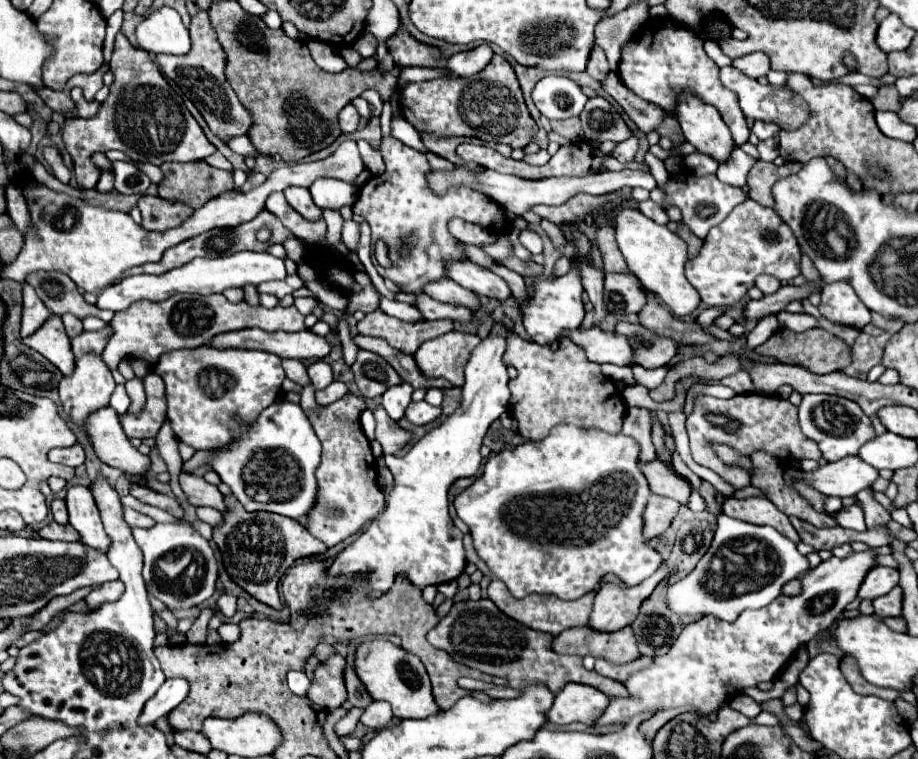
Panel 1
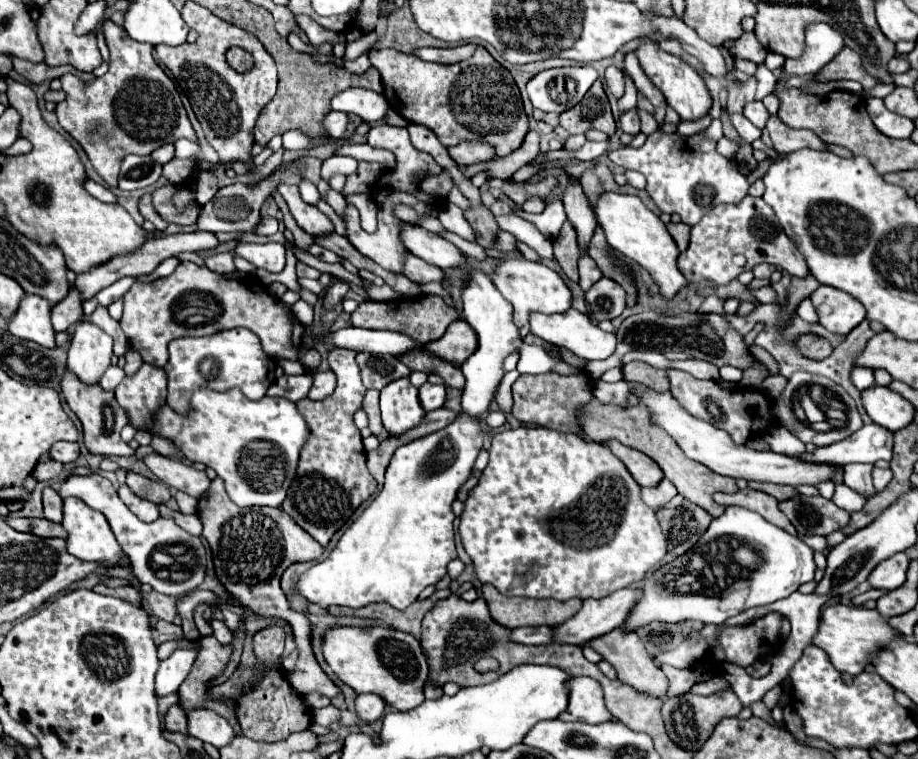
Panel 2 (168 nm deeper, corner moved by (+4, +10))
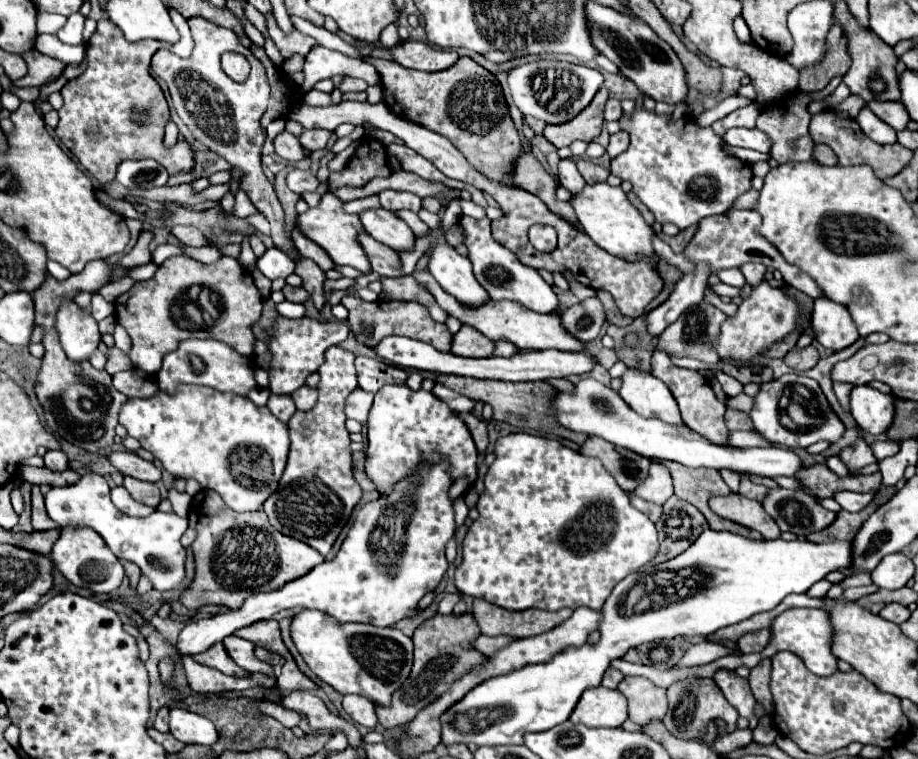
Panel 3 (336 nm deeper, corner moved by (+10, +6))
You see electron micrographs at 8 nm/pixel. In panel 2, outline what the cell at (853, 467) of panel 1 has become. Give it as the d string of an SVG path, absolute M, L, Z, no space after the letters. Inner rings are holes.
M647 387L639 399L651 415L651 423L667 431L677 445L683 449L683 453L709 467L711 471L719 475L727 475L733 479L745 479L745 481L761 481L761 483L779 483L779 485L815 485L817 481L827 481L833 477L833 471L837 467L831 465L815 465L805 461L795 461L787 455L779 455L773 451L755 451L745 445L735 445L727 433L709 421L697 419L691 413L687 413L683 407L679 407L679 401L671 395L671 391L655 391Z

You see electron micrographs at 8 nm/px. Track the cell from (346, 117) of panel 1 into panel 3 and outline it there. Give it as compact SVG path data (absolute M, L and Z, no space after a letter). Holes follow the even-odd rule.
M307 129L307 131L303 131L299 141L301 141L303 147L307 147L311 151L317 151L317 149L323 149L327 145L331 135L333 133L327 131L327 129Z

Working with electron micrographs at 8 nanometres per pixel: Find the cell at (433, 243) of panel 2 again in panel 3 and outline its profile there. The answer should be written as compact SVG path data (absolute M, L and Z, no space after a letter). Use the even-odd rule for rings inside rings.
M385 209L363 211L361 221L365 225L365 231L373 239L381 241L383 245L395 249L397 253L413 251L415 233L411 231L411 227L403 219L395 217L391 211L385 211Z

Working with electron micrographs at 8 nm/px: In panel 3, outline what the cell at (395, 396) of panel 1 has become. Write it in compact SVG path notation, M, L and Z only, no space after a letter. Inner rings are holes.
M385 385L375 393L367 421L369 447L365 451L365 471L375 481L379 493L389 493L395 481L407 477L421 461L439 461L441 455L451 459L451 477L467 475L471 483L477 477L477 447L467 425L443 401L429 391L411 391L405 385Z

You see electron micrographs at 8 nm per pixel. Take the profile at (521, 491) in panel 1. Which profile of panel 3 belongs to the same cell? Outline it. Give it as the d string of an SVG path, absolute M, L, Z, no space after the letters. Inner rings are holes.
M519 431L519 433L511 433L511 435L497 439L495 461L485 473L485 489L477 501L477 511L479 511L479 517L471 523L471 527L463 539L463 563L455 571L455 585L465 595L483 597L483 599L487 599L503 609L511 609L511 611L523 611L523 609L531 609L531 607L545 609L545 611L559 611L563 607L577 609L581 605L591 607L591 609L601 609L605 599L613 591L613 585L617 585L617 581L625 579L629 573L635 573L637 569L651 563L659 551L659 539L657 539L657 529L655 529L653 521L647 515L639 513L629 503L629 493L623 491L613 481L613 477L607 473L607 469L601 465L601 461L597 457L581 455L581 453L561 445L555 439L547 439L547 437L539 437L539 435L531 435L531 433Z

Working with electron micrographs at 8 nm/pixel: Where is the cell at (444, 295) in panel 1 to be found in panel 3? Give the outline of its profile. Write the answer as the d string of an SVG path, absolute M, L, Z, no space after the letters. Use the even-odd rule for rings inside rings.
M367 233L361 235L361 245L369 253L369 261L371 261L375 273L379 273L383 277L401 277L401 257L397 251L375 241Z

